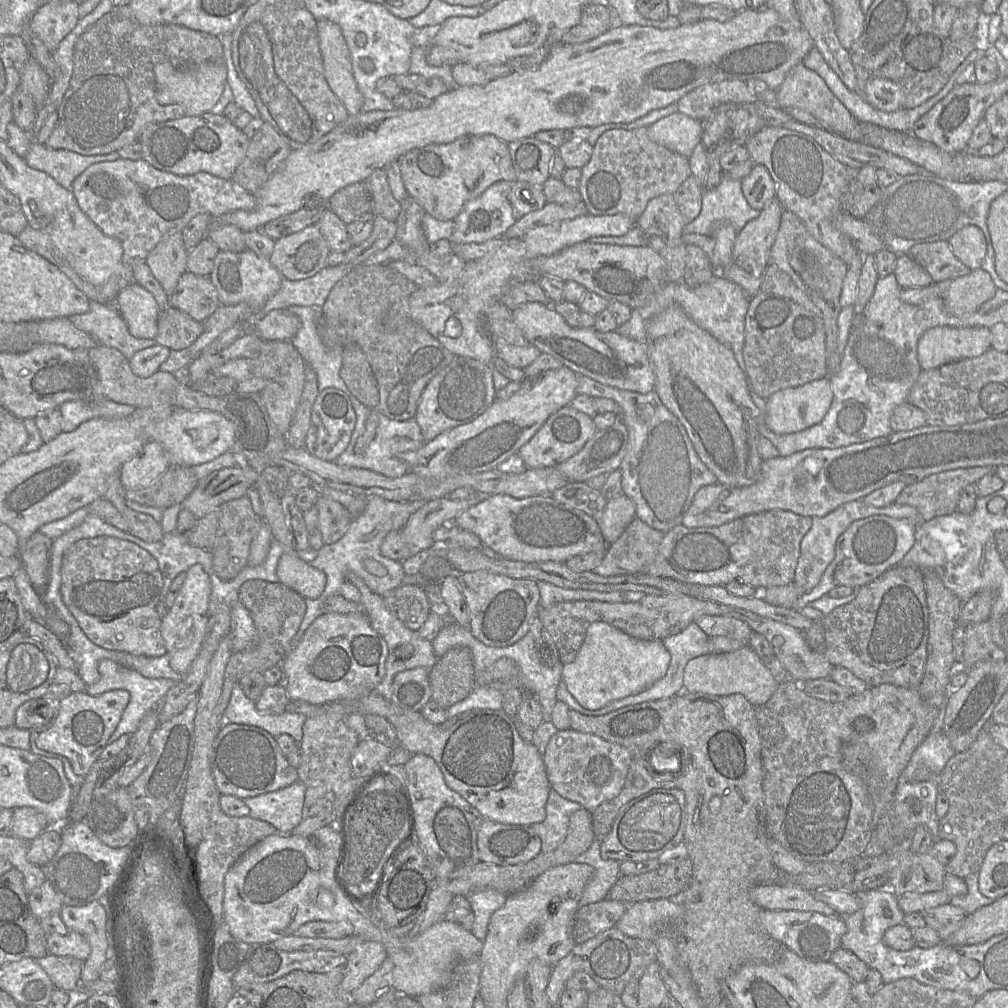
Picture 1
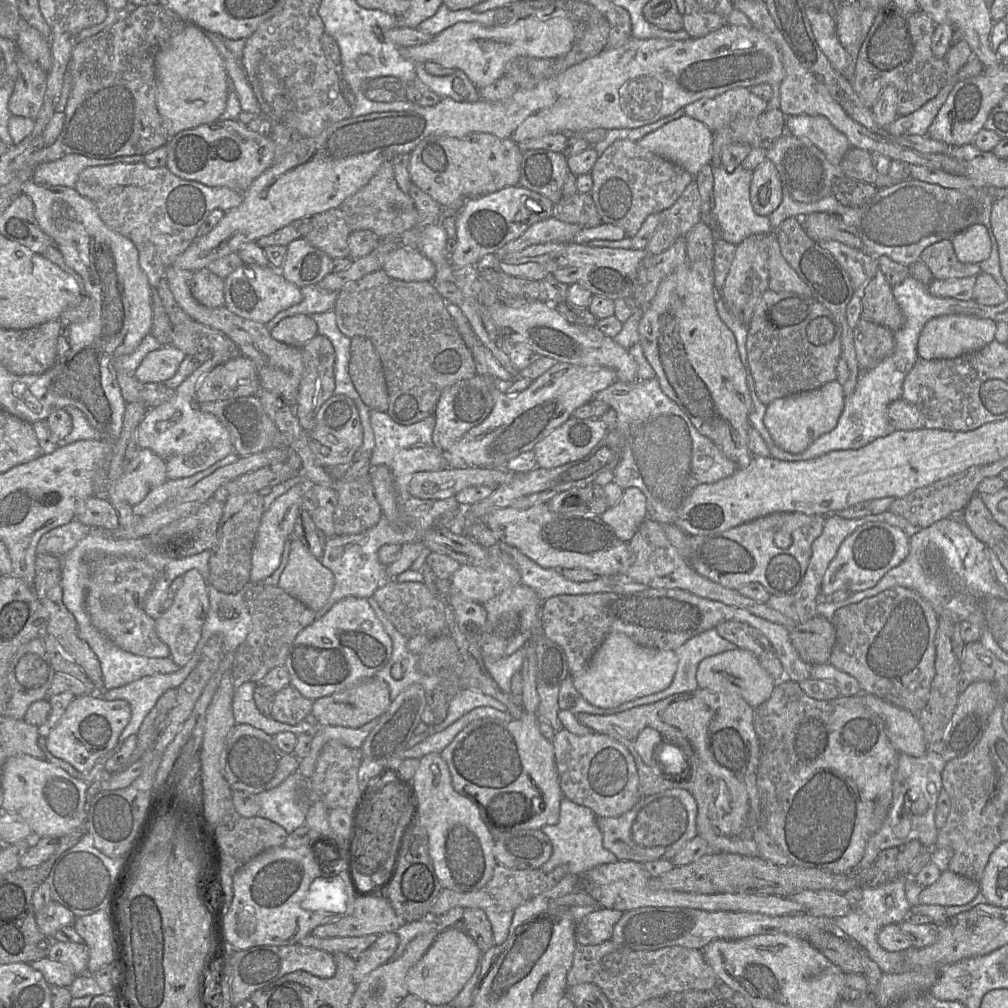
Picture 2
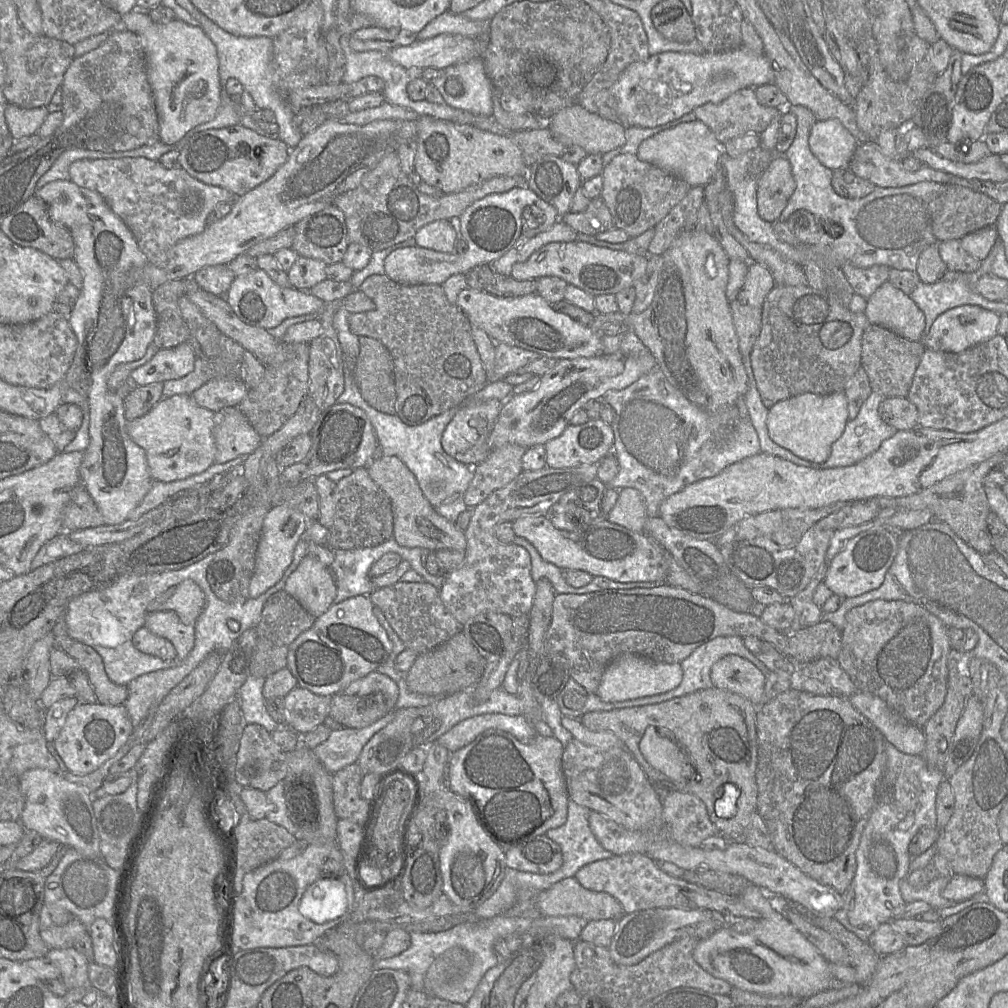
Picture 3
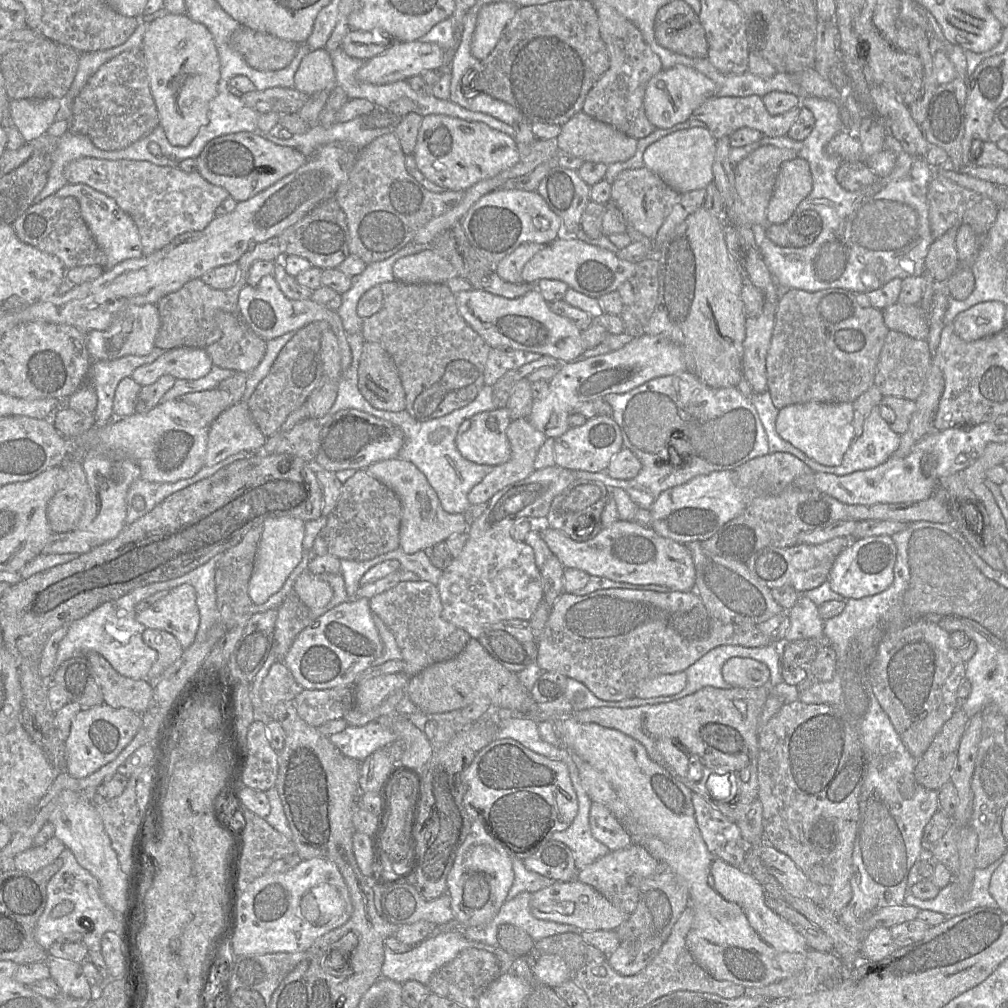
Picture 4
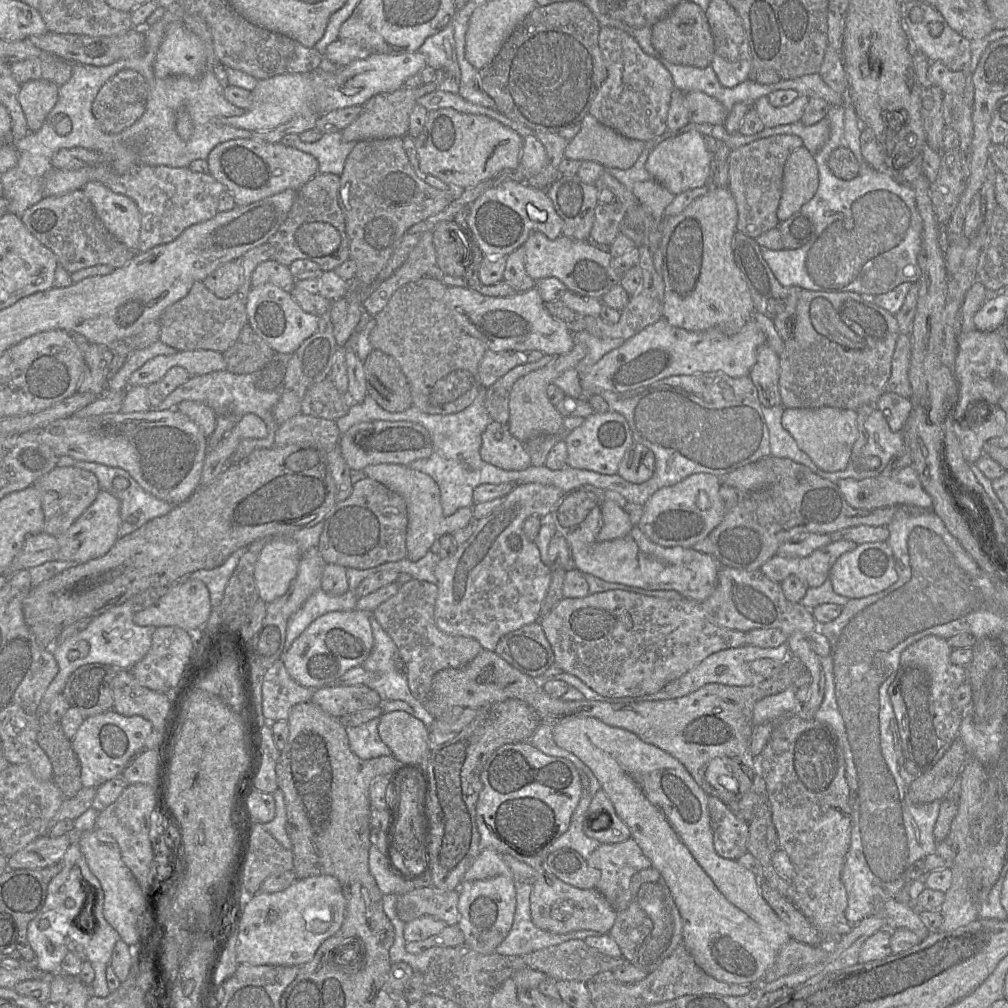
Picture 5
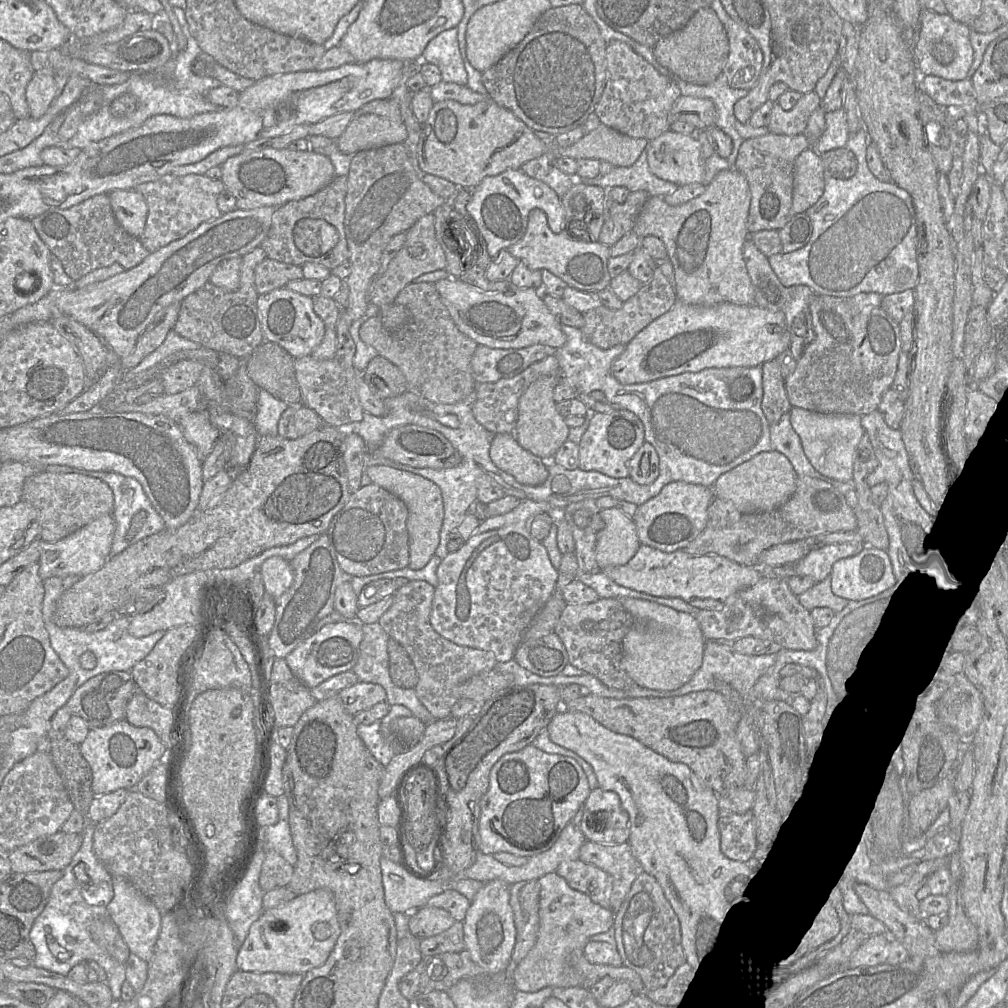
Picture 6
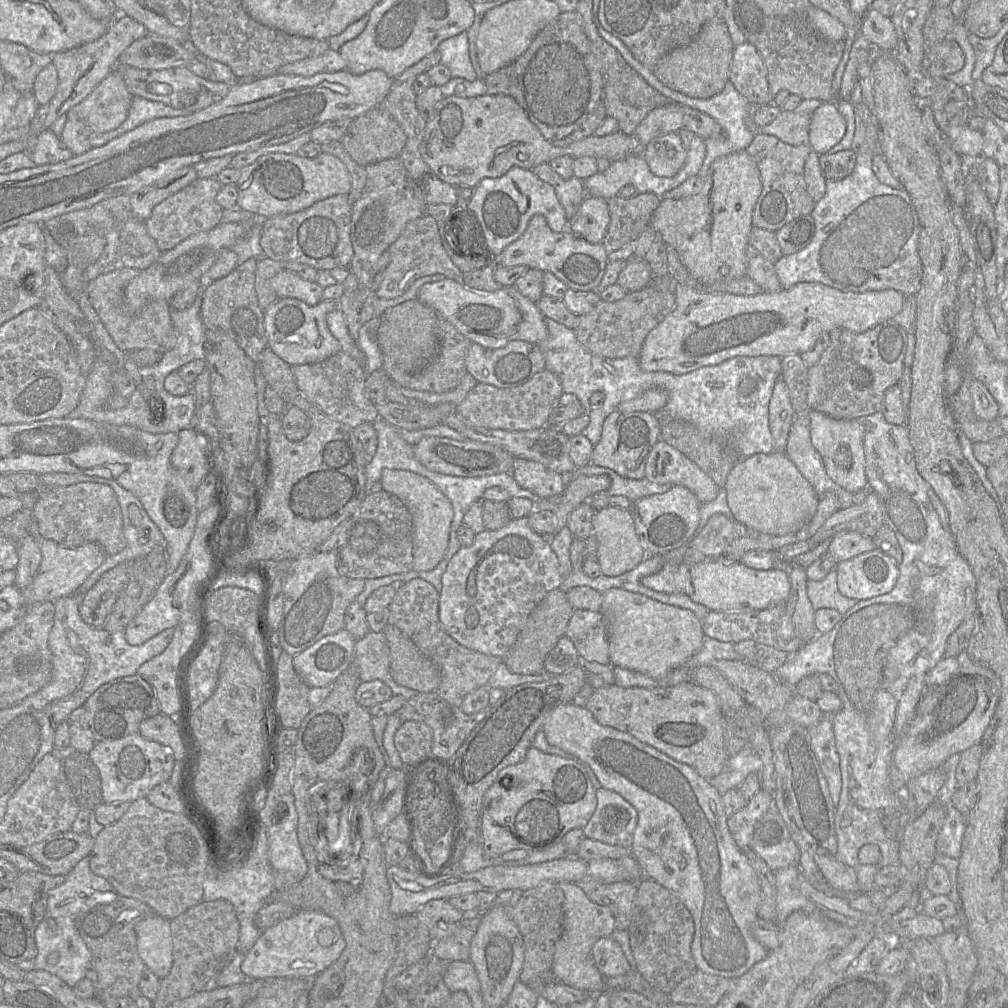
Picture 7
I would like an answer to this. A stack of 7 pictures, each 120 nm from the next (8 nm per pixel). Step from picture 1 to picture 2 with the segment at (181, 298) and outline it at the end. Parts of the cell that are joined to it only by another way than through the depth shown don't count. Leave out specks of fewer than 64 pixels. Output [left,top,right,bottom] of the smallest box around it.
[190,268,225,308]

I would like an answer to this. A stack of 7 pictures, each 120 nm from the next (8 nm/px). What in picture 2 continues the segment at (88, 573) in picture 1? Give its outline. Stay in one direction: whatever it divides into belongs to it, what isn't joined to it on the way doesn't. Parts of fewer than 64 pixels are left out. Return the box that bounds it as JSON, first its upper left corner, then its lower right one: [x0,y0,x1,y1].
[82,550,169,658]

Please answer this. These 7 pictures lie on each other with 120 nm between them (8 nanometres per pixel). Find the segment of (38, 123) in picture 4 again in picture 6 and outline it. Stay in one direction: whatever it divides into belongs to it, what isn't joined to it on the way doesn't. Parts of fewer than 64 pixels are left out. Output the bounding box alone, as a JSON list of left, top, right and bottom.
[26,72,57,117]

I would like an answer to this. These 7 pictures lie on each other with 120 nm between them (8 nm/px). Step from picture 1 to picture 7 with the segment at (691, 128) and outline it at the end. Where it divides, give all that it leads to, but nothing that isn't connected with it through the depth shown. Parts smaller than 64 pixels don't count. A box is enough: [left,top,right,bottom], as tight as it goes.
[643,132,687,177]

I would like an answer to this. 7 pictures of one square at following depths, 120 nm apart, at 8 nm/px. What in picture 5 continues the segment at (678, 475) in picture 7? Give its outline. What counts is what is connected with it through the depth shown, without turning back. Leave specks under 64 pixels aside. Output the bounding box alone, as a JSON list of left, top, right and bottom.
[617,442,655,484]

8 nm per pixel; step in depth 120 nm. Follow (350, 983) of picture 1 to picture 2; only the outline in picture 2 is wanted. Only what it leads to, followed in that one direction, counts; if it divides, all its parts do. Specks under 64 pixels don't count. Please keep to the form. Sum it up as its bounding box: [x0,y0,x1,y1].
[353,932,399,984]

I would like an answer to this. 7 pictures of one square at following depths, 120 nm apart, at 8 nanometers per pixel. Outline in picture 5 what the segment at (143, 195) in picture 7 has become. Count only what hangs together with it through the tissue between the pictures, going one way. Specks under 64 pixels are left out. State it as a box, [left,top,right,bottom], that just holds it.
[81,182,141,253]

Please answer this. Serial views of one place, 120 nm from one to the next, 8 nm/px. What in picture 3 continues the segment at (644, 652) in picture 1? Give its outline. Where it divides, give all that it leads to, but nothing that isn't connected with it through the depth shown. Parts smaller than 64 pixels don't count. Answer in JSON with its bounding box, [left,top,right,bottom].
[595,654,682,702]

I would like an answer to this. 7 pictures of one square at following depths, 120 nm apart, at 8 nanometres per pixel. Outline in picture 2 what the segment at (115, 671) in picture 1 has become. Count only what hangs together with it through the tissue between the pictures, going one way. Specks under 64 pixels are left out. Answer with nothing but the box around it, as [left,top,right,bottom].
[97,654,197,753]

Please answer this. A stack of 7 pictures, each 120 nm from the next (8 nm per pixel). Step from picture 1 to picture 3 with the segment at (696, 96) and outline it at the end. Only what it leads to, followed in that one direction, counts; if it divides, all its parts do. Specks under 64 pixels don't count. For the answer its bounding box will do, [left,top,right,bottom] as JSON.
[693,88,782,145]

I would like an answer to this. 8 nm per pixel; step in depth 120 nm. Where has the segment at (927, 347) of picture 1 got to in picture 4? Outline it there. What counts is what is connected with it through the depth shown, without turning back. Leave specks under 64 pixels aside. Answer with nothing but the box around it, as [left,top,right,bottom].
[952,301,1006,342]

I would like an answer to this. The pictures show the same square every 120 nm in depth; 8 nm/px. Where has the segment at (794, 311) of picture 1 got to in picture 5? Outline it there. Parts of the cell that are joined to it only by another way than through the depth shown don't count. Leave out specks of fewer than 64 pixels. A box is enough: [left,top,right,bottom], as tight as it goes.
[779,290,899,410]

